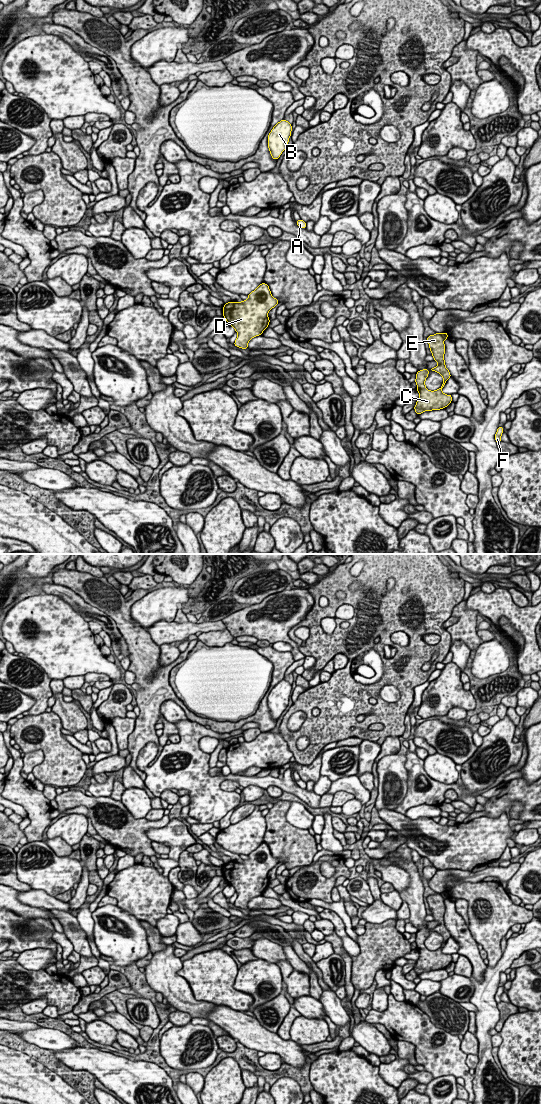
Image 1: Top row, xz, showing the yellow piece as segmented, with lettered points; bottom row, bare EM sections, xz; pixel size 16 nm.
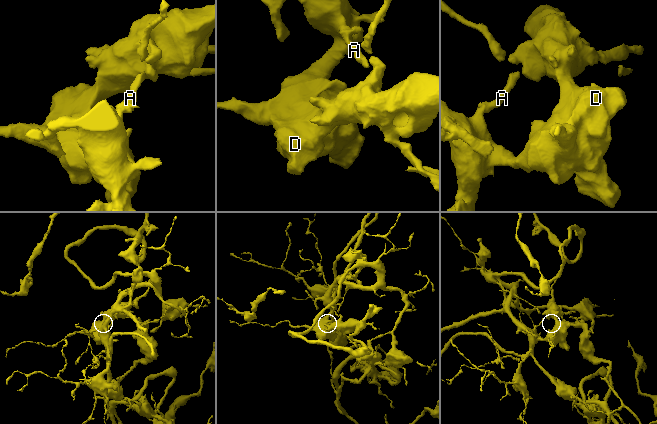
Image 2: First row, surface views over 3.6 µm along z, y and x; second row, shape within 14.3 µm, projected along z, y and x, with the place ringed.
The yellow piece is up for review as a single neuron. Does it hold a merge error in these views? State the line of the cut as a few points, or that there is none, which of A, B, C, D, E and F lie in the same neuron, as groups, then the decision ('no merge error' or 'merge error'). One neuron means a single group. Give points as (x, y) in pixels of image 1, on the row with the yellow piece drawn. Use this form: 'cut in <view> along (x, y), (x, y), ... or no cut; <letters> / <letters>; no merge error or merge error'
cut in xz along (440, 334), (444, 339); A B D F / C E; merge error

